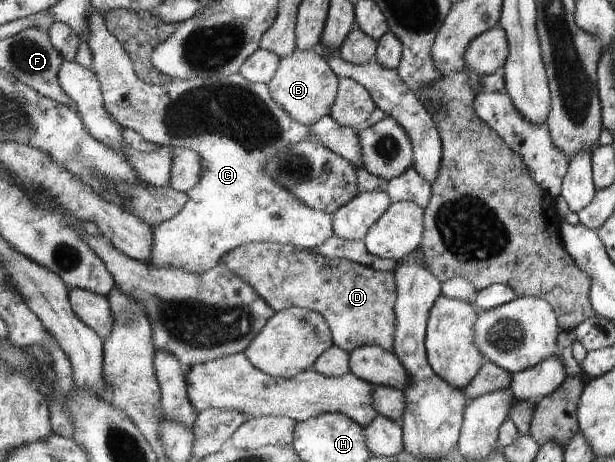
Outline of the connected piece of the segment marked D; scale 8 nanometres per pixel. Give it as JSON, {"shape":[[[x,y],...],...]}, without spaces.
{"shape":[[[251,242],[242,245],[227,252],[222,257],[221,263],[225,263],[231,273],[243,277],[243,281],[256,289],[276,312],[297,306],[321,313],[330,325],[335,346],[349,353],[365,346],[379,346],[387,351],[395,349],[395,332],[398,324],[395,272],[375,271],[351,260],[327,258],[321,253],[277,242]]]}

